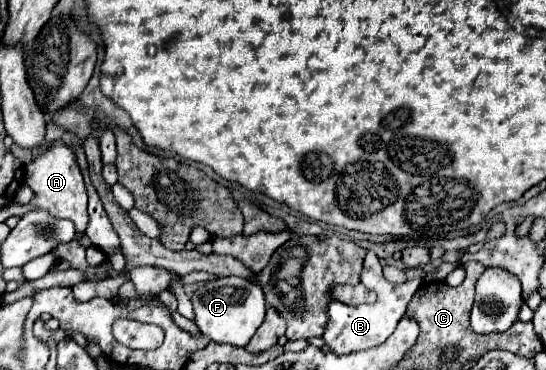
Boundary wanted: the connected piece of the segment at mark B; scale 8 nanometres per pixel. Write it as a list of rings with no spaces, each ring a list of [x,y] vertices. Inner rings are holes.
[[[369,252],[365,258],[360,280],[366,288],[376,292],[377,299],[375,304],[365,304],[365,306],[345,306],[339,302],[329,304],[329,324],[327,324],[327,332],[323,334],[323,340],[335,354],[351,354],[351,352],[369,350],[369,348],[383,344],[383,340],[387,340],[397,328],[399,320],[403,318],[407,310],[407,304],[411,302],[413,294],[423,284],[421,278],[415,278],[415,280],[401,284],[401,292],[399,292],[399,284],[391,284],[384,277],[379,258],[373,252]]]

